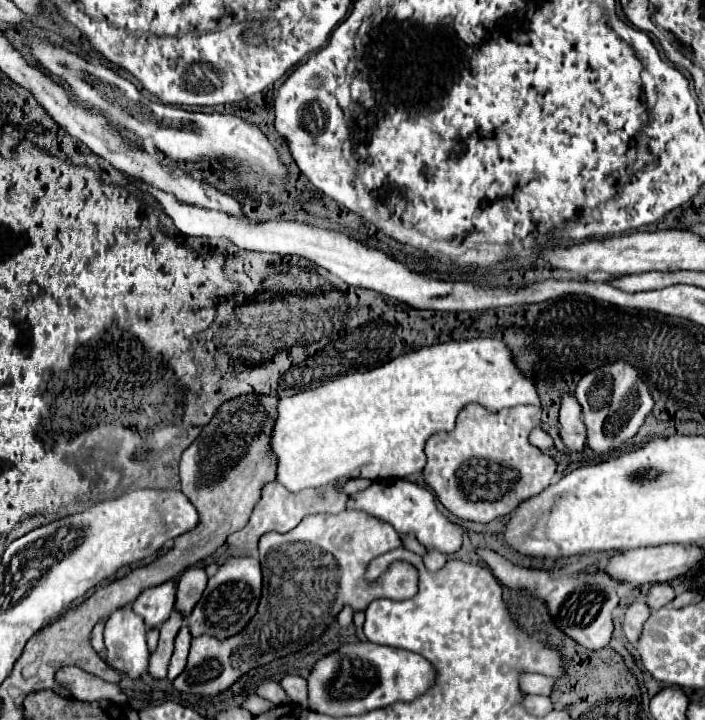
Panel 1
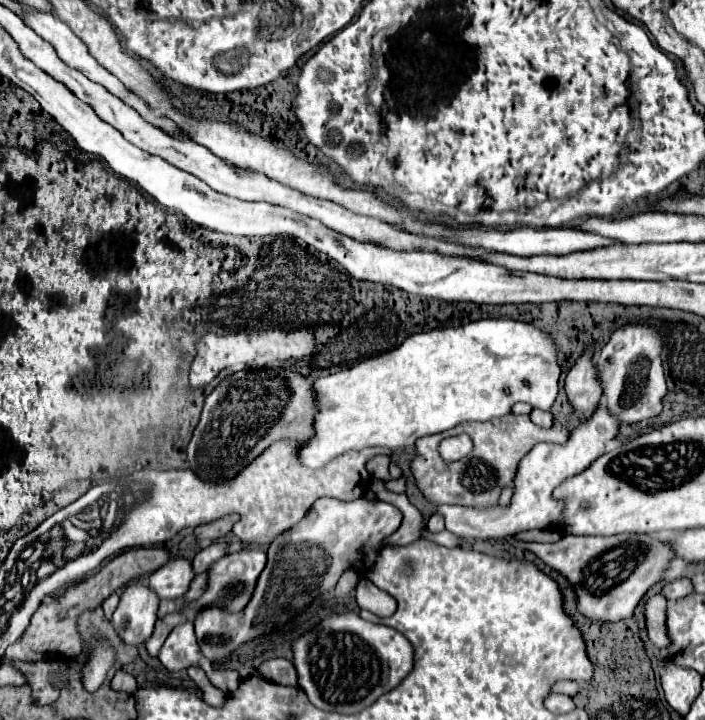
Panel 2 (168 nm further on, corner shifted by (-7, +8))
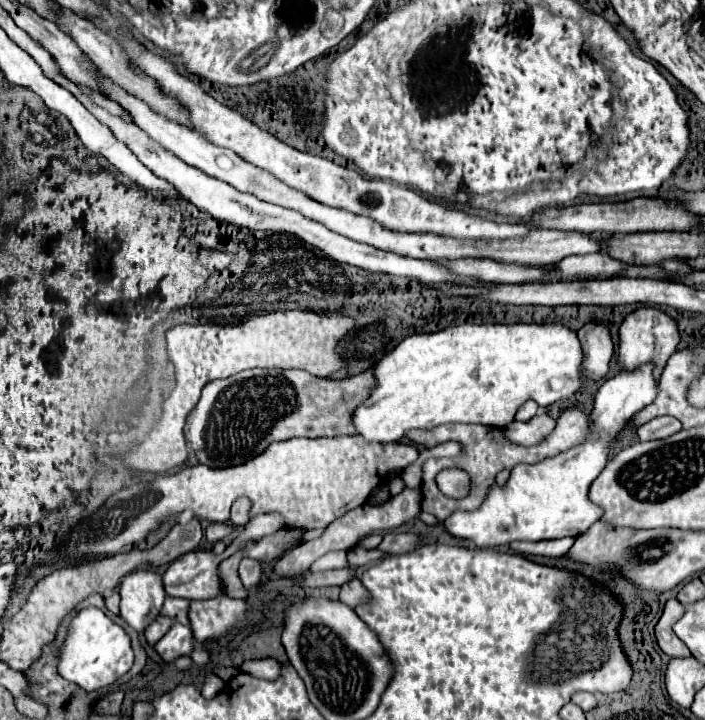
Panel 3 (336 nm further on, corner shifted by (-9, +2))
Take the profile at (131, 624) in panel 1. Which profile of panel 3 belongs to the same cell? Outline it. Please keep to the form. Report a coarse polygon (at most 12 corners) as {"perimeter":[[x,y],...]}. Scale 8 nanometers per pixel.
{"perimeter":[[137,569],[119,585],[121,617],[141,633],[161,611],[161,575]]}

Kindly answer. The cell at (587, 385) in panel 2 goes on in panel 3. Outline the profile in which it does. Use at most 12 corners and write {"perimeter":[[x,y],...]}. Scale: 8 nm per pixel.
{"perimeter":[[585,323],[579,339],[587,379],[603,381],[613,355],[609,329]]}

